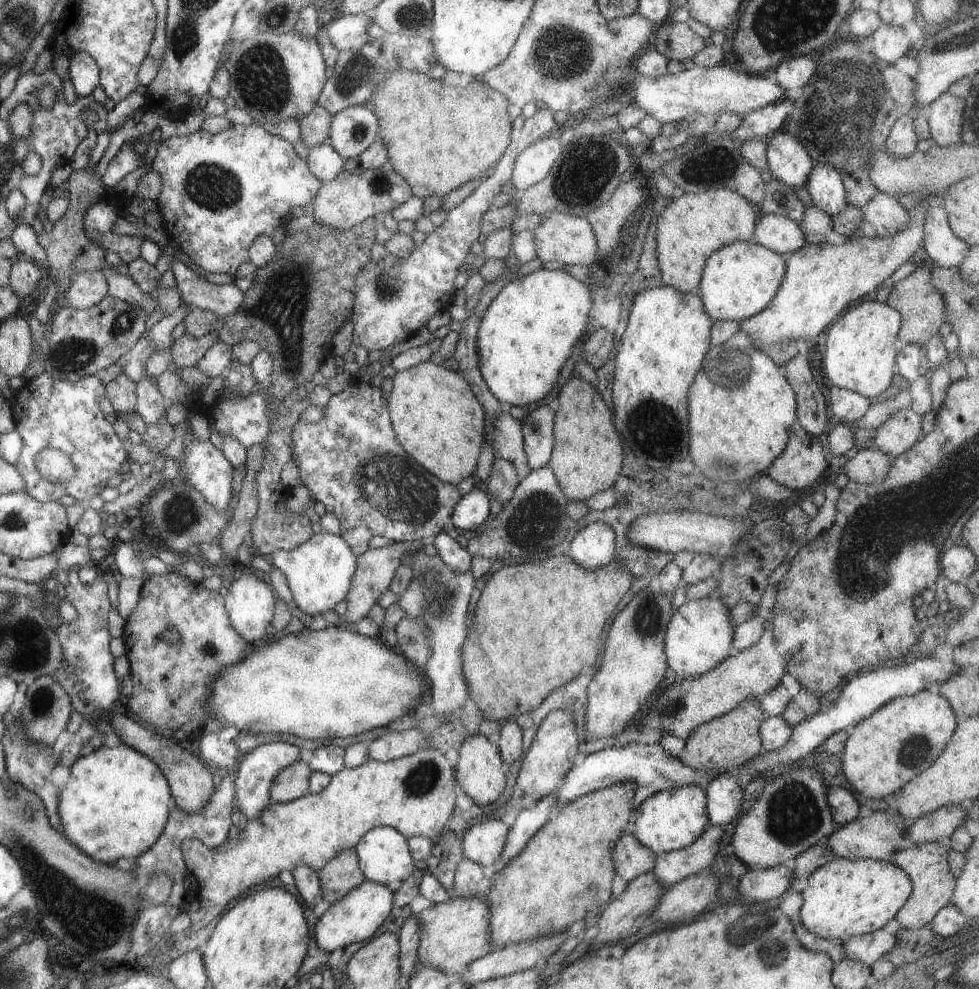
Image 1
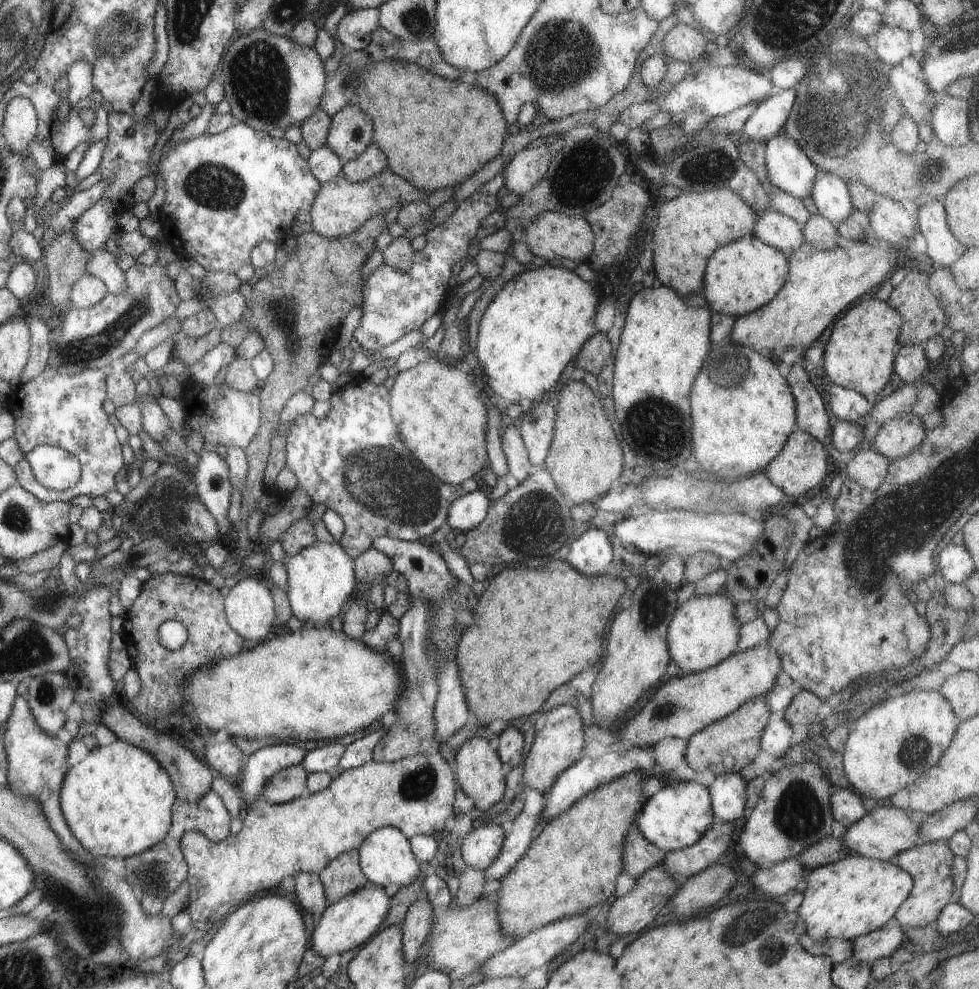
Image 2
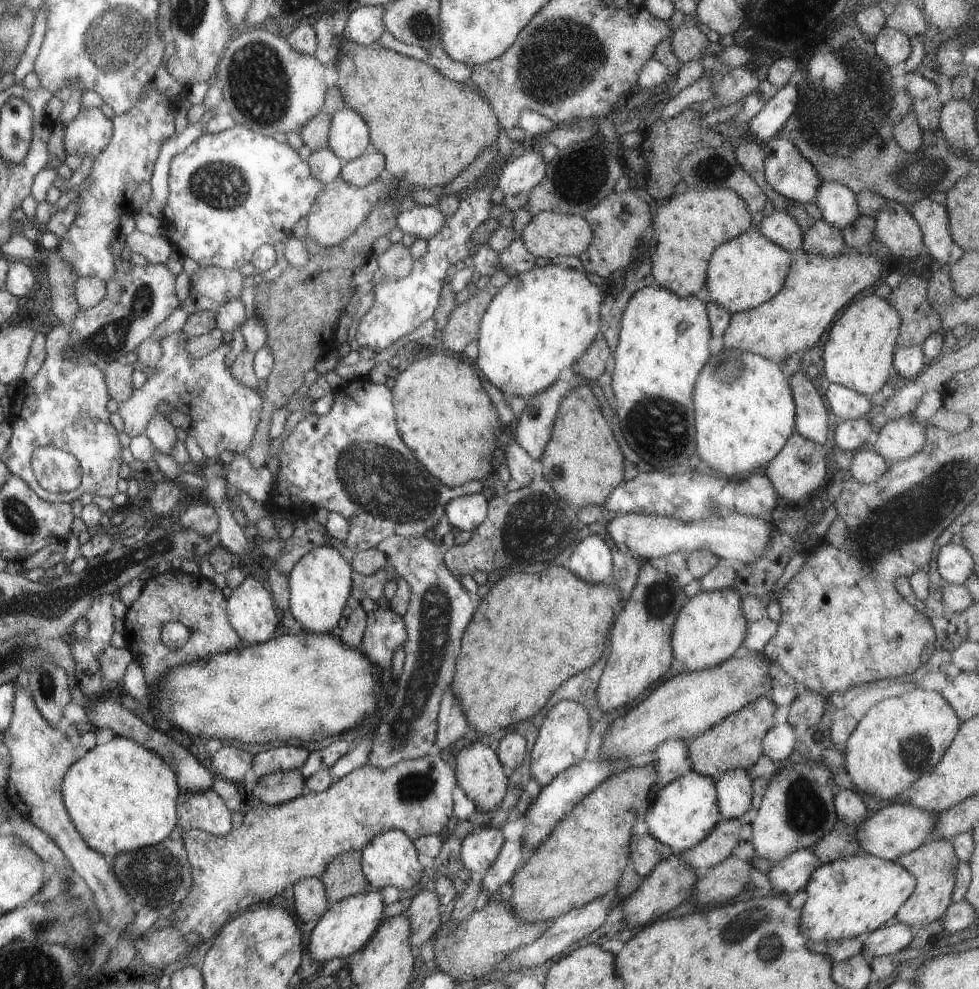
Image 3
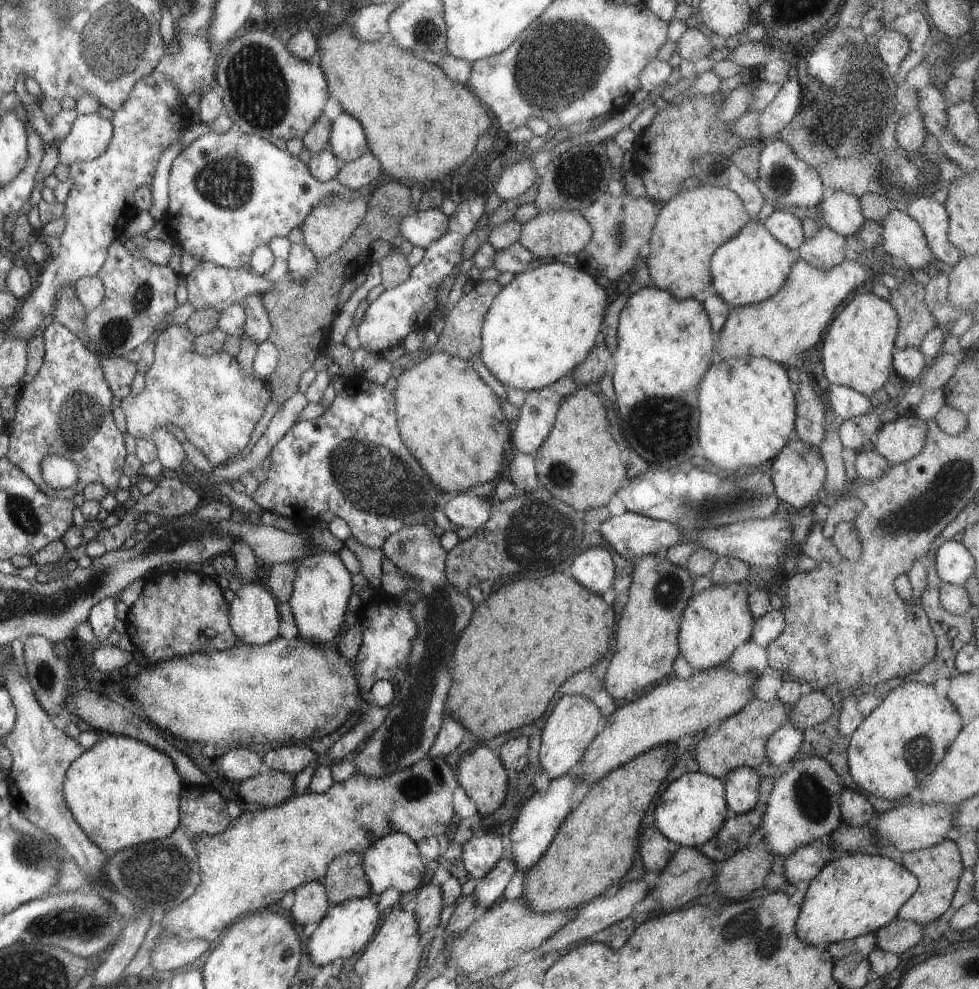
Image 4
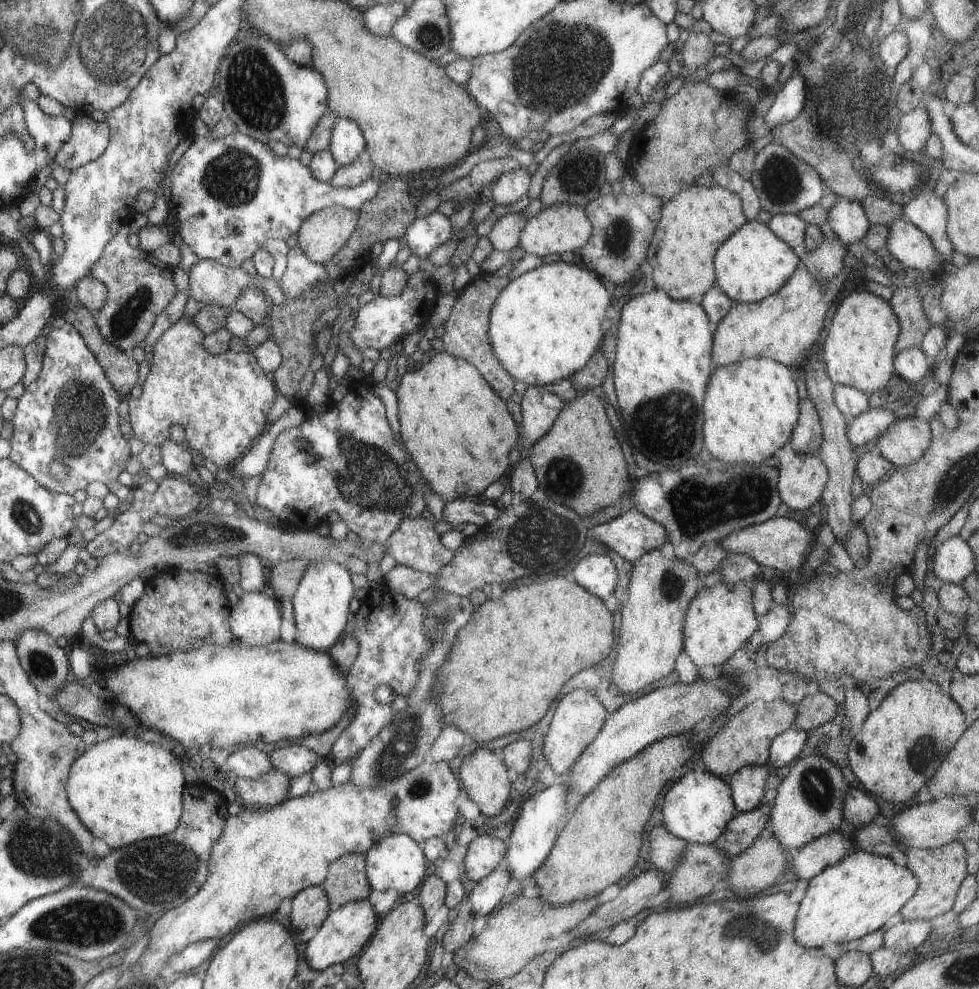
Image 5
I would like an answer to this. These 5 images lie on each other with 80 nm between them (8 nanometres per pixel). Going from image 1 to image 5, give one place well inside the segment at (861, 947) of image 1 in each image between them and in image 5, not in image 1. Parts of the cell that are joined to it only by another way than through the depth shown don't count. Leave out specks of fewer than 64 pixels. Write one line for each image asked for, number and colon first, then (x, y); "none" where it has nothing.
2: (880, 942)
3: (886, 940)
4: (897, 936)
5: (902, 937)

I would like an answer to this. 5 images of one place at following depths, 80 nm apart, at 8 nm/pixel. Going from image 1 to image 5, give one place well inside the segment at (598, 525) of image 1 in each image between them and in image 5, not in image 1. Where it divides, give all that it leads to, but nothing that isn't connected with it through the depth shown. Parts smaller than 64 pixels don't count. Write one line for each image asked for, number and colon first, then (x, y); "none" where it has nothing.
2: (591, 552)
3: (591, 561)
4: (592, 567)
5: (595, 573)

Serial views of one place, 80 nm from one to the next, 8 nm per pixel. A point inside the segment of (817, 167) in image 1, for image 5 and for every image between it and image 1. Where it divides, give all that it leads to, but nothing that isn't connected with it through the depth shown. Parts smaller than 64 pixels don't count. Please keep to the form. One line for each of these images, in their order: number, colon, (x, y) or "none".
2: (829, 193)
3: (837, 205)
4: (840, 211)
5: (846, 218)

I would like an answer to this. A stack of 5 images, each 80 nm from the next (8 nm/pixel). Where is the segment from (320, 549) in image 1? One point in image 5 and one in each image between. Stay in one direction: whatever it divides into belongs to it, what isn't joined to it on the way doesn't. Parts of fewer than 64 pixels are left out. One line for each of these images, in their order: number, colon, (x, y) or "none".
2: (320, 577)
3: (319, 583)
4: (321, 586)
5: (320, 600)

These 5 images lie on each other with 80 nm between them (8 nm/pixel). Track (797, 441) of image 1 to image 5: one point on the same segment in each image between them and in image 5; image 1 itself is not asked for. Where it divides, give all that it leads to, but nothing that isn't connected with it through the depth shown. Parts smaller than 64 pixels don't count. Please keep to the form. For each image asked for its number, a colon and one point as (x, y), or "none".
2: (802, 463)
3: (799, 467)
4: (797, 472)
5: (800, 482)

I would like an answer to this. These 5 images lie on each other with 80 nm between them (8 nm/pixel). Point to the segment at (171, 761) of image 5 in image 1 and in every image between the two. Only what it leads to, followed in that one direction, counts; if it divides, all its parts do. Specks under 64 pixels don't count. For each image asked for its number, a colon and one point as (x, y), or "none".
1: (114, 804)
2: (117, 801)
3: (119, 796)
4: (120, 791)

